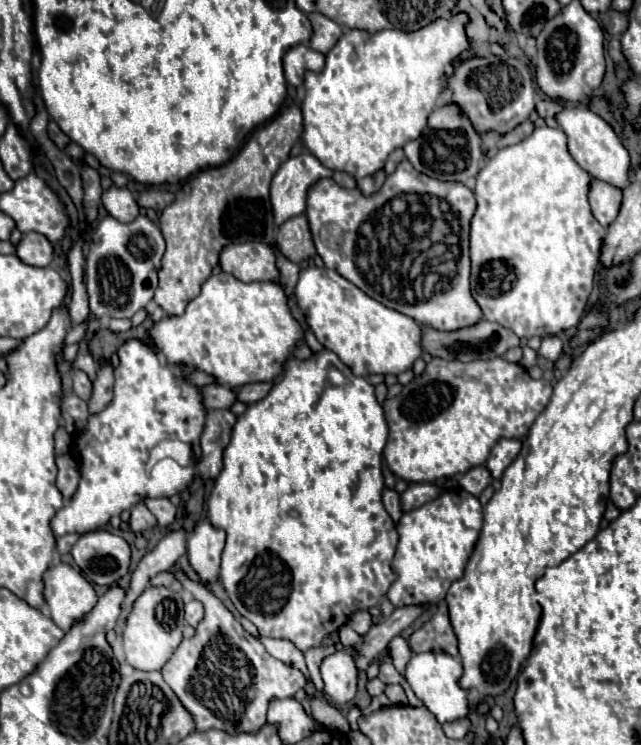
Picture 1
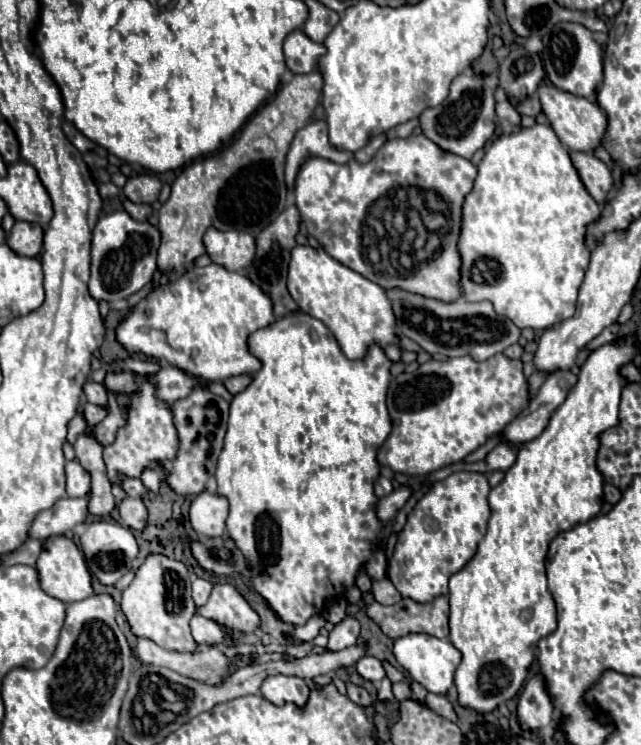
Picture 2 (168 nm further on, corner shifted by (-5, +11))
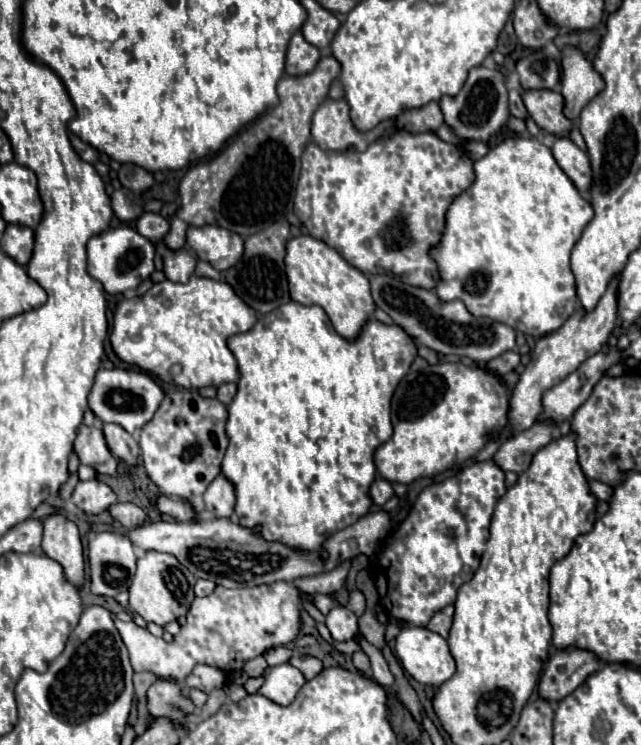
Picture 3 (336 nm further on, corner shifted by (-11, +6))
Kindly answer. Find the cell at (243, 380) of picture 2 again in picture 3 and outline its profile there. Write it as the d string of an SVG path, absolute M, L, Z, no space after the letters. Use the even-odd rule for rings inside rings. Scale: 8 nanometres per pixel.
M225 383L225 385L219 387L217 397L219 397L219 401L223 401L225 405L229 405L229 403L233 401L235 393L237 393L237 385L235 385L235 383Z

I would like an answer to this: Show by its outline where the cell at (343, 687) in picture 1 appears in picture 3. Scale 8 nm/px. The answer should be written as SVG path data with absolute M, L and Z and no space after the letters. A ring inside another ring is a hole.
M335 607L329 611L327 615L327 627L331 631L331 637L339 643L343 641L353 641L359 633L359 621L355 617L355 613L351 613L345 607Z

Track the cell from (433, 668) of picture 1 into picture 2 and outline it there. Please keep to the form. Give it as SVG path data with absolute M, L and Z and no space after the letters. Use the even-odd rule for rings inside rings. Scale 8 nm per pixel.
M409 634L397 638L393 644L393 654L413 680L435 694L445 694L453 686L453 674L461 662L461 652L447 638L441 640L429 634Z

